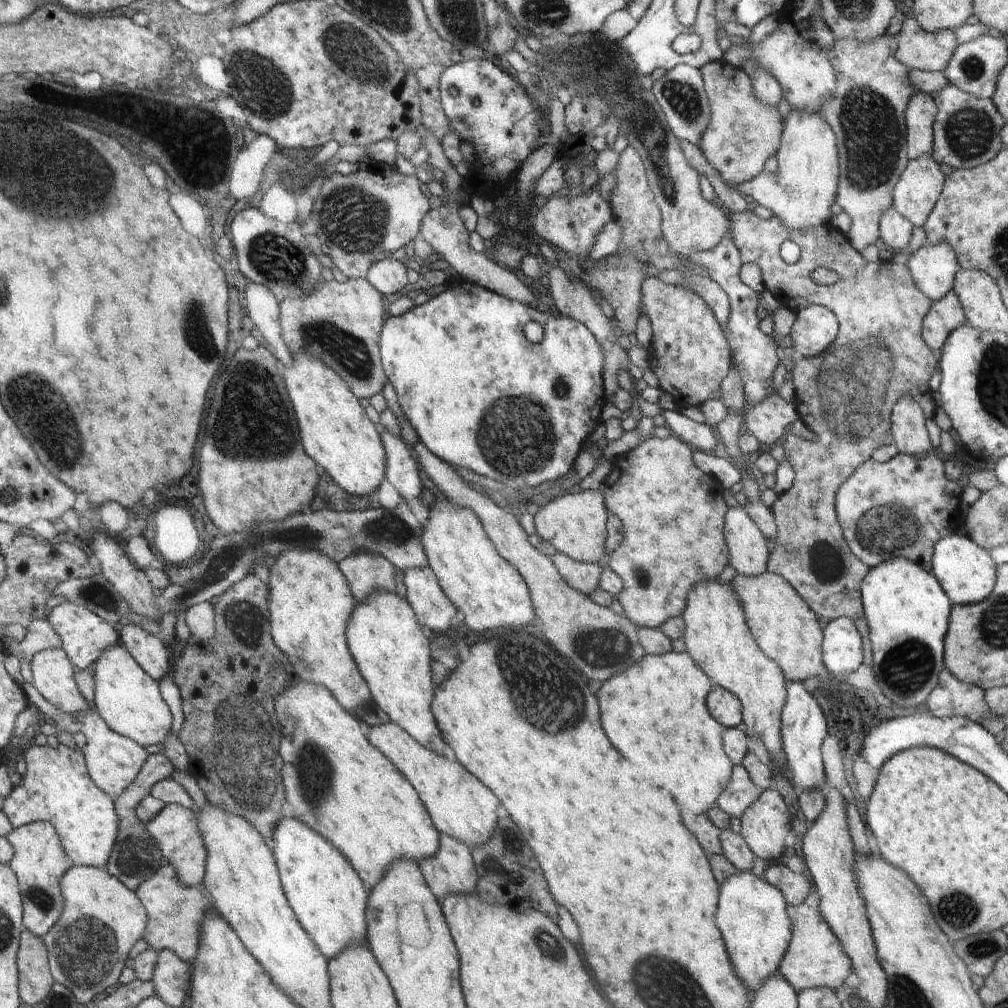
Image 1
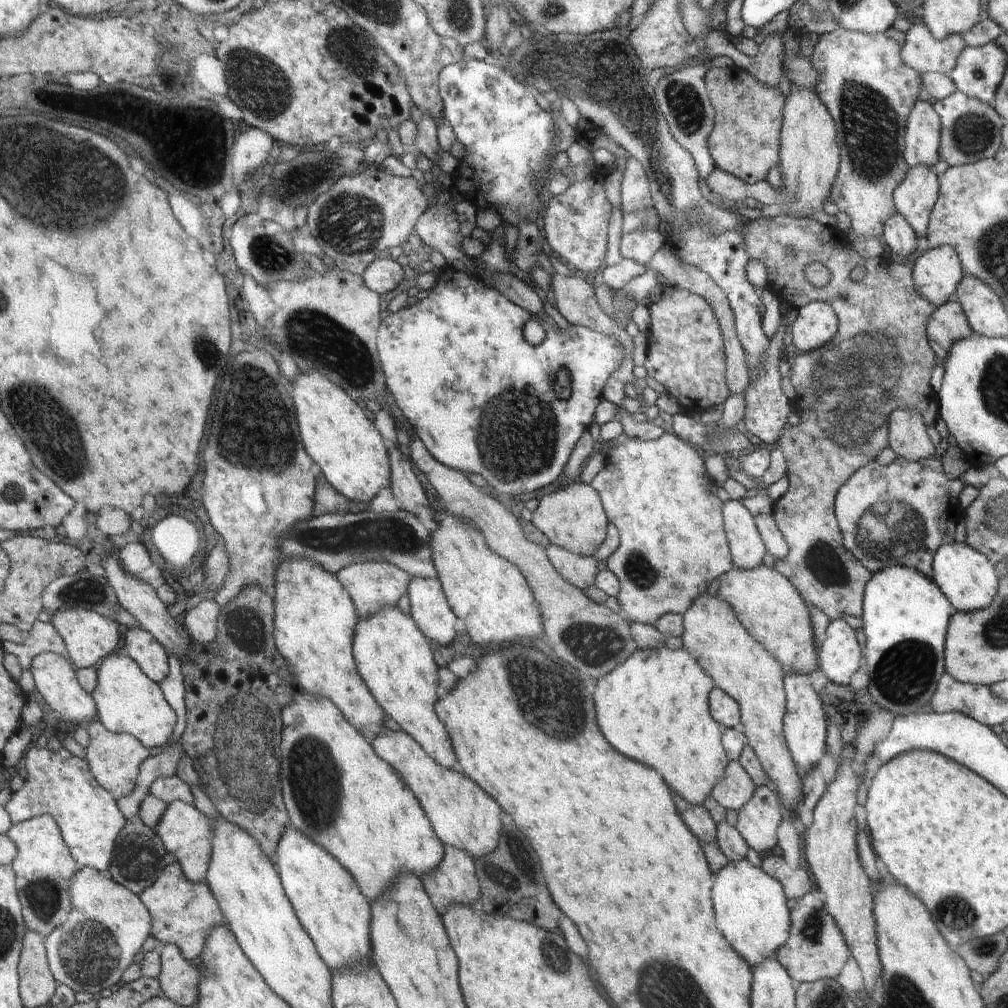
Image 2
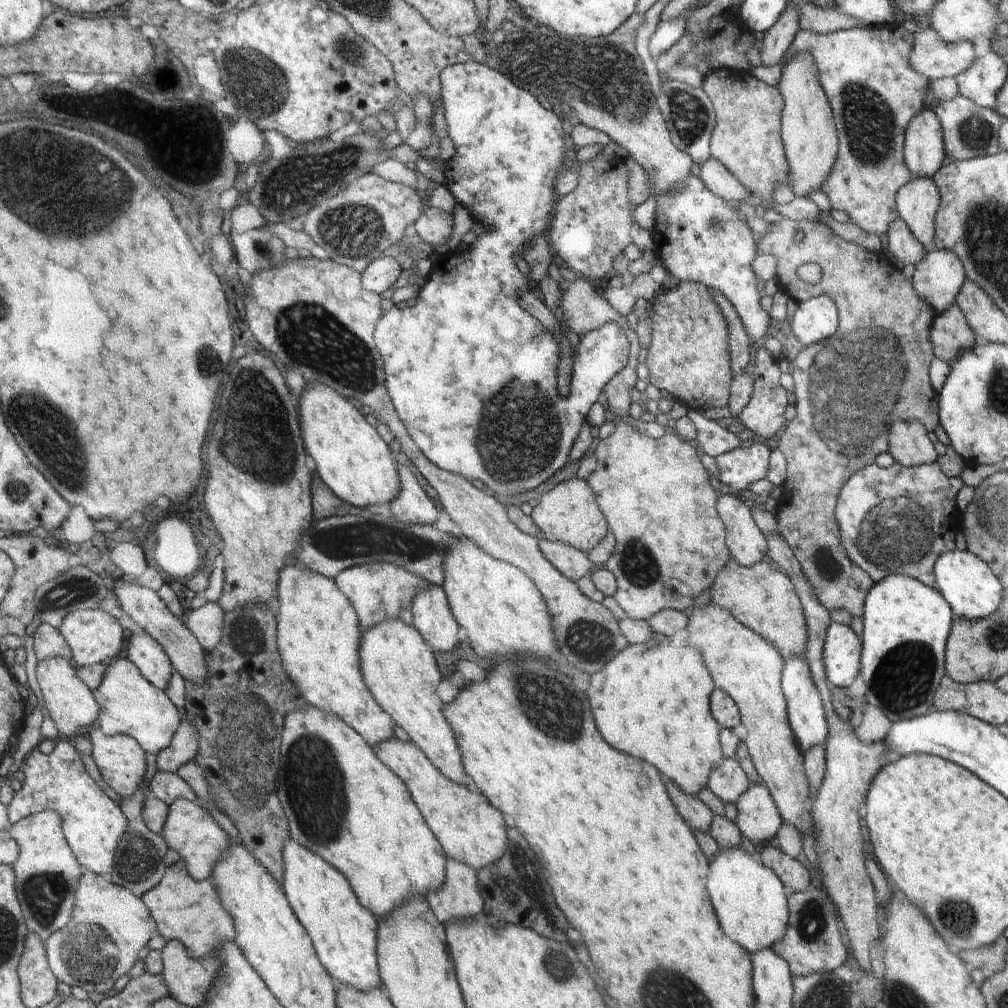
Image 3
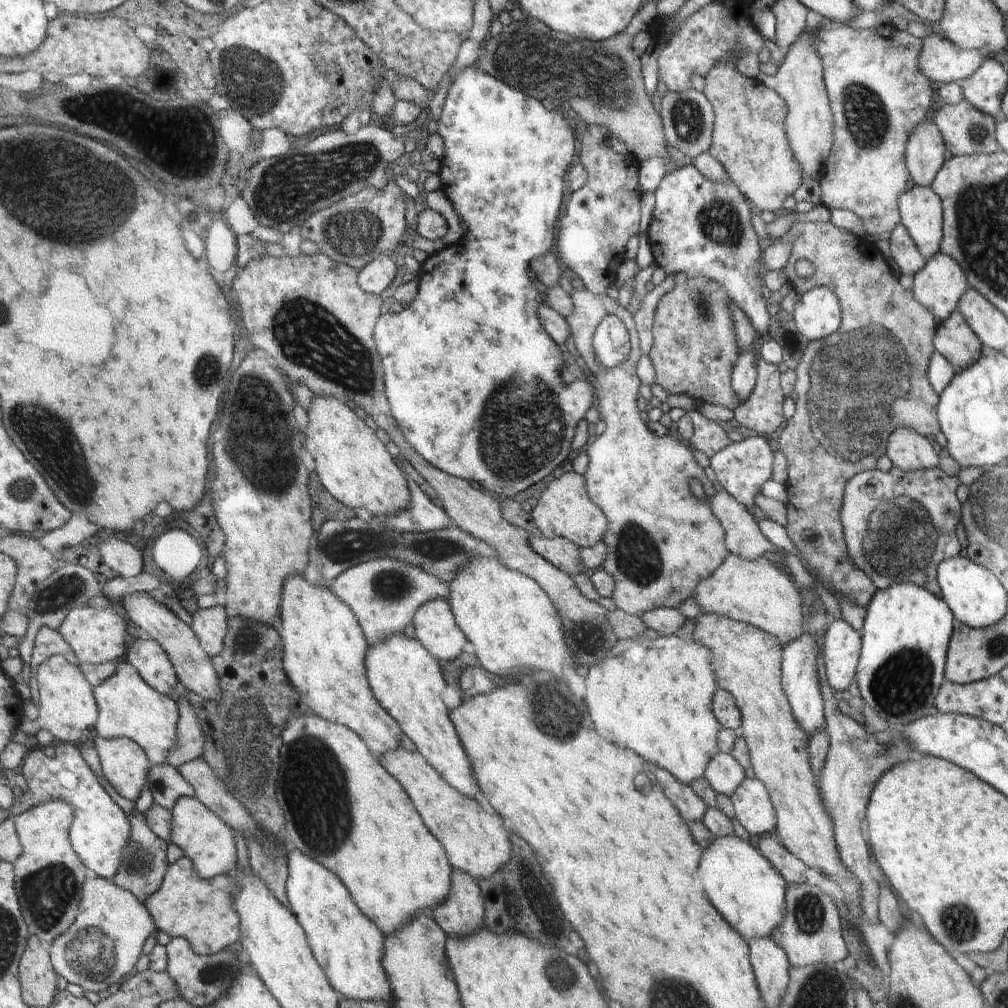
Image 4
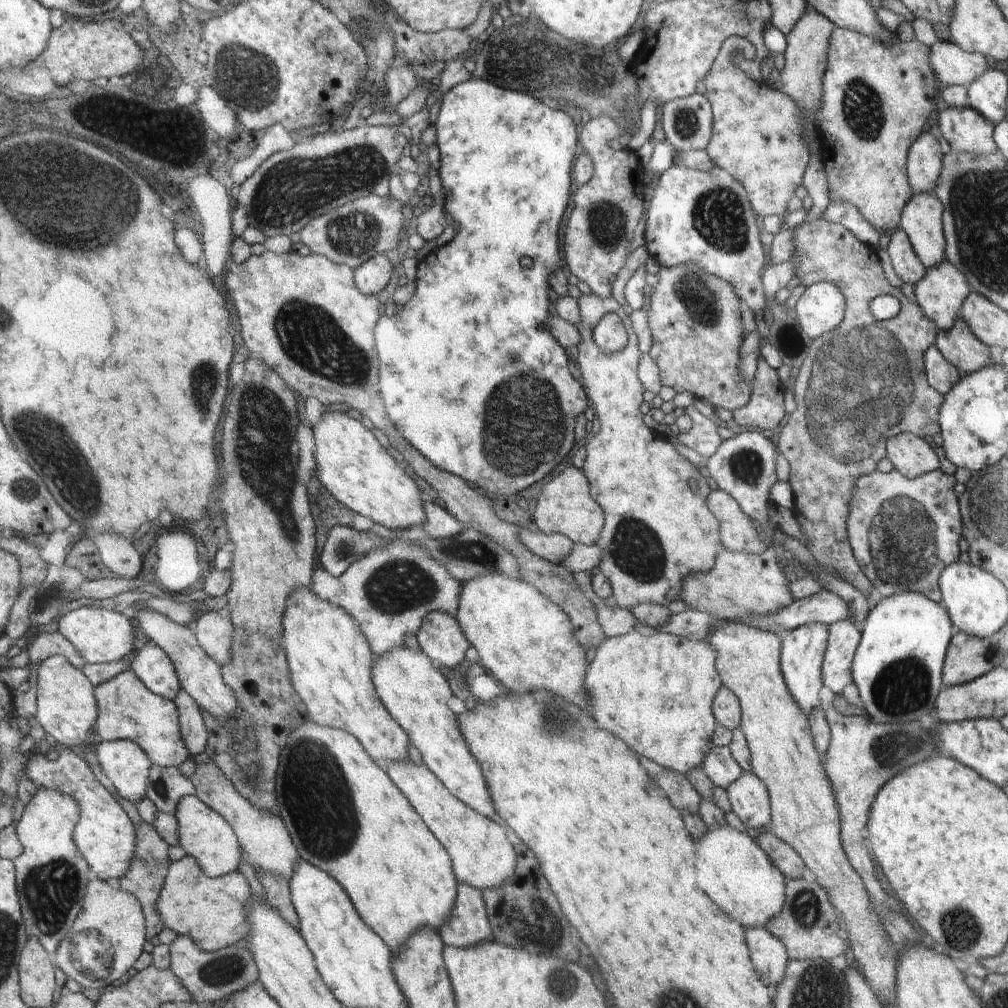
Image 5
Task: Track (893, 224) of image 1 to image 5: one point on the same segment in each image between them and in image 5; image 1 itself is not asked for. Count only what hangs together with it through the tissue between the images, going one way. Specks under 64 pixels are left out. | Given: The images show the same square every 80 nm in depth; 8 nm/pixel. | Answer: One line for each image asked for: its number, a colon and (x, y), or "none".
2: (900, 239)
3: (902, 244)
4: (904, 252)
5: (907, 263)

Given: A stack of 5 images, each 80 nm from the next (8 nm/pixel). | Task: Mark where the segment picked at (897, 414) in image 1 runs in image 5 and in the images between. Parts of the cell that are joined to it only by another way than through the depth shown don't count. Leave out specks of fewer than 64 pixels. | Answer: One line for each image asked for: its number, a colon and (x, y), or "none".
2: (909, 440)
3: (910, 446)
4: (909, 451)
5: (909, 454)

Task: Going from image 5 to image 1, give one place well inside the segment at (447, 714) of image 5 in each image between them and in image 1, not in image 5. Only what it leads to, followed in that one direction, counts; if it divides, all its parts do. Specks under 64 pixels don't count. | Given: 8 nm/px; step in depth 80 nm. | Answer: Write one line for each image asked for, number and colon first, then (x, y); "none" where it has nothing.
1: (384, 633)
2: (393, 654)
3: (401, 671)
4: (409, 683)

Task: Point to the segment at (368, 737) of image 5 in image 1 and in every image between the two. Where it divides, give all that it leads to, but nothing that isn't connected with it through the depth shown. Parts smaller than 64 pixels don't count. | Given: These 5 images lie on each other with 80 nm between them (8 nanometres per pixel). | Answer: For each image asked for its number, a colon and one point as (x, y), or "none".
1: (310, 600)
2: (315, 621)
3: (318, 632)
4: (325, 648)

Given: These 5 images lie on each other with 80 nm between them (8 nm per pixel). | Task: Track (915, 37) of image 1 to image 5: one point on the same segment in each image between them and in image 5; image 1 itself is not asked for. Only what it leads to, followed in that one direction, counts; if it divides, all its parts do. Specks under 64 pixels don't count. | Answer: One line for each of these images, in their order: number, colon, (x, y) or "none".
2: (923, 52)
3: (932, 56)
4: (942, 61)
5: (952, 65)

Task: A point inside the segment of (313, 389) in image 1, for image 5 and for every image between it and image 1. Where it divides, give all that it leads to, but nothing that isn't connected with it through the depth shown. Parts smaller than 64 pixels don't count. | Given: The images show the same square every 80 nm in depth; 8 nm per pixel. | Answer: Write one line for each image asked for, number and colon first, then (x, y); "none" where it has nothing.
2: (341, 440)
3: (351, 459)
4: (352, 464)
5: (351, 464)

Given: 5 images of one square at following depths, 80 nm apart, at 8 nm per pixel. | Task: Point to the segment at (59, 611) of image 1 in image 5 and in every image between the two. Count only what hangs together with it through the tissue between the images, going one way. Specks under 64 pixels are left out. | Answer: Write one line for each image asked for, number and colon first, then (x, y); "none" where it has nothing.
2: (89, 637)
3: (93, 636)
4: (97, 636)
5: (100, 635)

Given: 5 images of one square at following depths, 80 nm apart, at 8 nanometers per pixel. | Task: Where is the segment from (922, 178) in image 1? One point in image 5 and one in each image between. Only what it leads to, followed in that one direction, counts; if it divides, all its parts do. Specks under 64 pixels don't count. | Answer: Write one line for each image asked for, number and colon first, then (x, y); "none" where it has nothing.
2: (916, 198)
3: (917, 203)
4: (922, 210)
5: (923, 218)

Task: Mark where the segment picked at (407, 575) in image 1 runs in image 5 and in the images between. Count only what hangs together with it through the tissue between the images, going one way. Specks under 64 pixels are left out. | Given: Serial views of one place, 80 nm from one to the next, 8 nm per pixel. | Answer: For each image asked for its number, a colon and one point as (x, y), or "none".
2: (430, 608)
3: (433, 618)
4: (436, 628)
5: (439, 636)

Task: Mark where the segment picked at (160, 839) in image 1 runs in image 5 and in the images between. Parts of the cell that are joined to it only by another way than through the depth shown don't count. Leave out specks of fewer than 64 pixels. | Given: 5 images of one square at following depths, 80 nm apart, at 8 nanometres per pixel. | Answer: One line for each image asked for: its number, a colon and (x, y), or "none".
2: (187, 834)
3: (190, 830)
4: (205, 839)
5: (206, 835)

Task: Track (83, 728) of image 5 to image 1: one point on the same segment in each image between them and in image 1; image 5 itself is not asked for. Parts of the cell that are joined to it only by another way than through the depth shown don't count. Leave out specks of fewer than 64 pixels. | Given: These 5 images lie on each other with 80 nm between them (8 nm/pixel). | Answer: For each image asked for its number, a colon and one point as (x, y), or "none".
1: (54, 676)
2: (54, 676)
3: (70, 703)
4: (67, 707)

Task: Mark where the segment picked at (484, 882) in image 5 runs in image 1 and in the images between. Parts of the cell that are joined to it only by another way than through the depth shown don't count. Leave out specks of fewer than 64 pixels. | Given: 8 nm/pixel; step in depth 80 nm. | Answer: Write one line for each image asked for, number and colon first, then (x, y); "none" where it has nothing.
1: (459, 804)
2: (463, 815)
3: (470, 830)
4: (474, 838)

